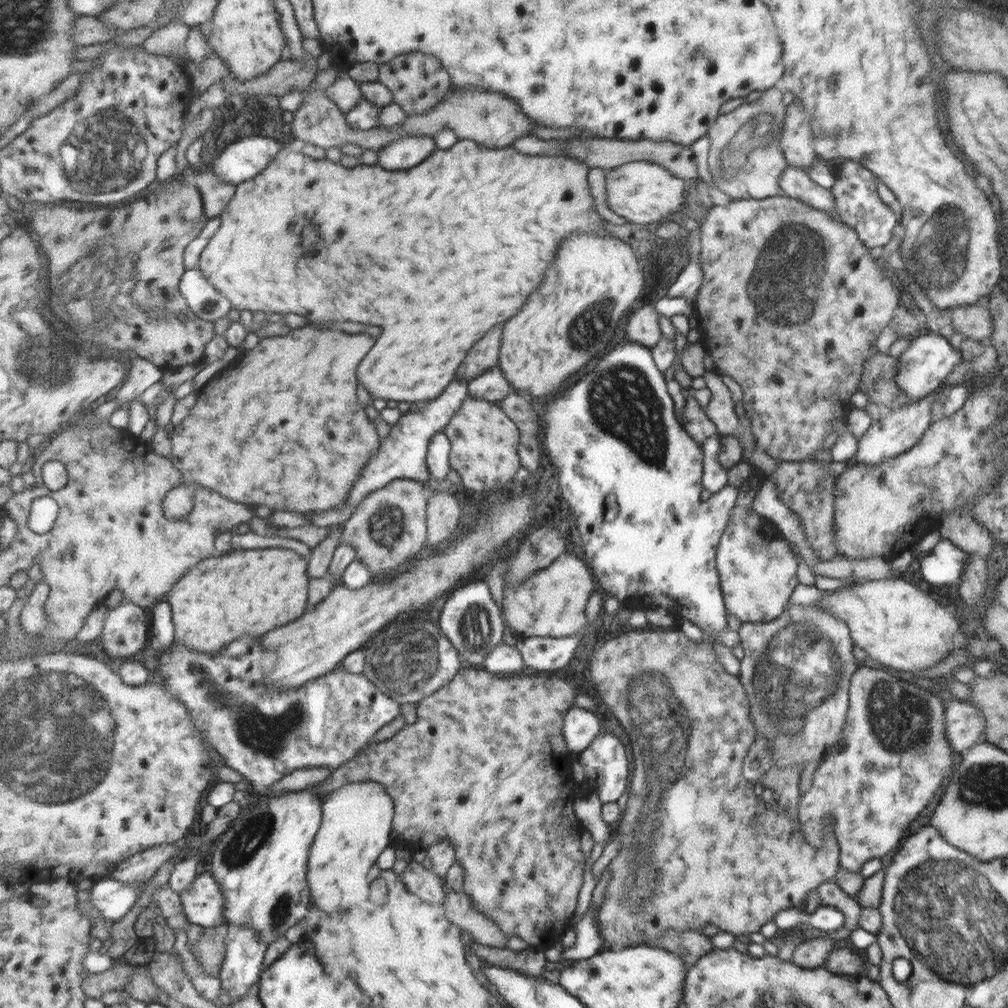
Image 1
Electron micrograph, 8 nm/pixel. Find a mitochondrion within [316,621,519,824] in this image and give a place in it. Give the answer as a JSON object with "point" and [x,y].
{"point":[376,690]}

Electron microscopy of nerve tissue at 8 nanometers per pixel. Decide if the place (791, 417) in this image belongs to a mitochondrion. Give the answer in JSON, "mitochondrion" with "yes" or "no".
{"mitochondrion":"no"}

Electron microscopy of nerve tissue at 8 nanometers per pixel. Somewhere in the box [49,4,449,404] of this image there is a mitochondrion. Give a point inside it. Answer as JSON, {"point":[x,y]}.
{"point":[92,173]}

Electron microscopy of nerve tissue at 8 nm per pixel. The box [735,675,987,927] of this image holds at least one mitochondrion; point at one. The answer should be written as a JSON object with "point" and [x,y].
{"point":[900,722]}

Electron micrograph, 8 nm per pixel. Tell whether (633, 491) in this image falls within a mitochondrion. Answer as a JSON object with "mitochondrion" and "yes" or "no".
{"mitochondrion":"no"}

